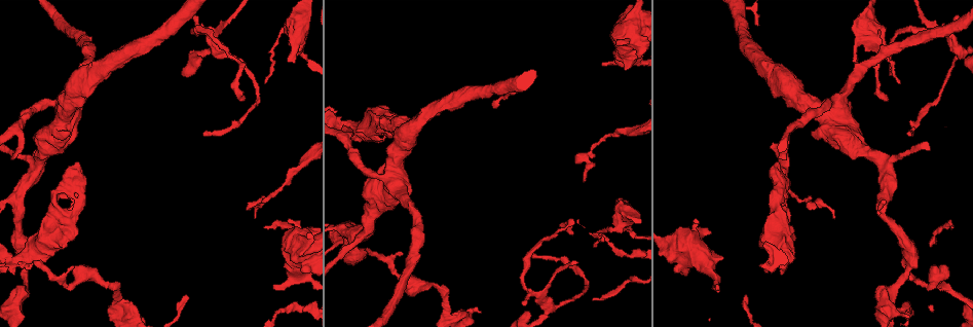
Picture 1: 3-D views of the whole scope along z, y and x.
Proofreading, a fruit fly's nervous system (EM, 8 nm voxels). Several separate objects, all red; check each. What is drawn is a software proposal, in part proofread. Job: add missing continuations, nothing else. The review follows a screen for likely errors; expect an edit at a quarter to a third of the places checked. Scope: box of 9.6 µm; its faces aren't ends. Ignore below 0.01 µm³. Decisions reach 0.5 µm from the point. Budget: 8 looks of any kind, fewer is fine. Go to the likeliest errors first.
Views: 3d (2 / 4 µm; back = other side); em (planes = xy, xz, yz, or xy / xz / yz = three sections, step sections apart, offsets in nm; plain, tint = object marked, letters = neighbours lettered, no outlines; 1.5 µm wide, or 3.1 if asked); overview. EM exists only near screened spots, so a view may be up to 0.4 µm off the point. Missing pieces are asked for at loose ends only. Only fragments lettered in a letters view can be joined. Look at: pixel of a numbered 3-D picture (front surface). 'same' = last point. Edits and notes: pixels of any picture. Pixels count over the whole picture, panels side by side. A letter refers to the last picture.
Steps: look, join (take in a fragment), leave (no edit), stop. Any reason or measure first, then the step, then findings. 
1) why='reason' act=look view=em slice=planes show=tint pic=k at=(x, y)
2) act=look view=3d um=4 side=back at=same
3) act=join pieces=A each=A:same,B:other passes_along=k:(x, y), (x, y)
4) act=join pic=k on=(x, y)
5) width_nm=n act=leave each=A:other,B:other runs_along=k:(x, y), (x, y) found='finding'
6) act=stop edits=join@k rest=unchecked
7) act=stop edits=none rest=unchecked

why='an open end' act=look view=em slice=planes show=letters pic=1 at=(853, 62)

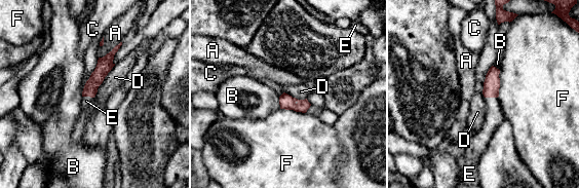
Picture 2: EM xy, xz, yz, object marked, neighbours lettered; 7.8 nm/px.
width_nm=110 act=join pieces=E each=A:other,B:other,C:other,D:other,E:same,F:other passes_along=2:(492, 82), (491, 97), (494, 116) found='it goes on there'

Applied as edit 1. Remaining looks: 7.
act=look view=overview

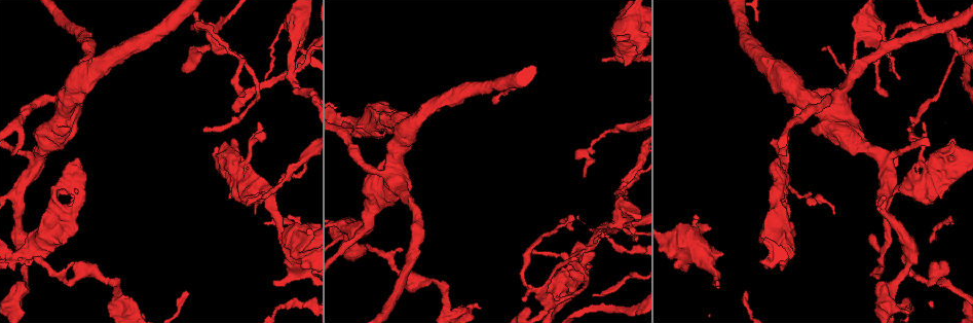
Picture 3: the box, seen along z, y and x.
why='free end' act=look view=em slice=xz step=4 show=plain pic=3 at=(584, 174)

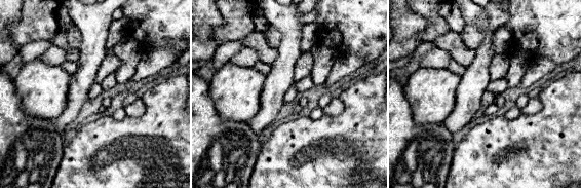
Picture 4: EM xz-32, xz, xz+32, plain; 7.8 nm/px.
why='what lies round it' act=look view=em slice=xz step=4 show=letters at=same

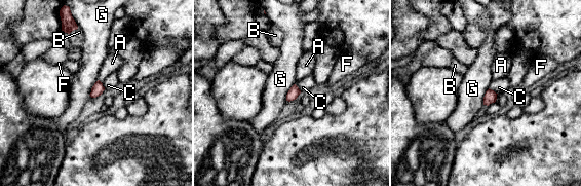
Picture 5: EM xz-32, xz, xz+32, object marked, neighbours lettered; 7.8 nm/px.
act=leave each=A:other,B:other,C:other,F:other,G:other border=5:(294, 83), (285, 100) found='none of them fits'

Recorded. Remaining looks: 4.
why='free end' act=look view=3d um=2 pic=3 at=(403, 250)

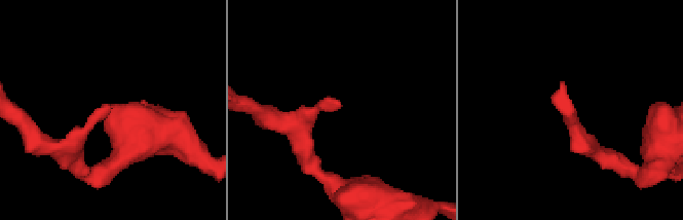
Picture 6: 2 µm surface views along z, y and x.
why='shape alone is not enough' act=look view=em slice=planes show=letters pic=6 at=(104, 107)

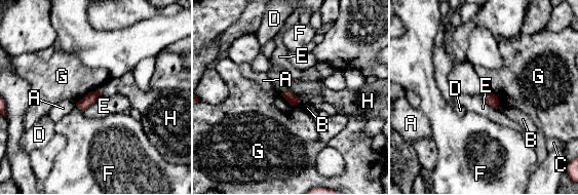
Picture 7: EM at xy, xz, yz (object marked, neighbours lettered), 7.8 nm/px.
width_nm=80 act=leave each=A:other,B:other,C:other,D:other,E:other,F:other,G:other,H:other border=7:(280, 92), (291, 105), (297, 105) found='none of them fits'

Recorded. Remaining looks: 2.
act=stop edits=join@2 rest=unchecked

